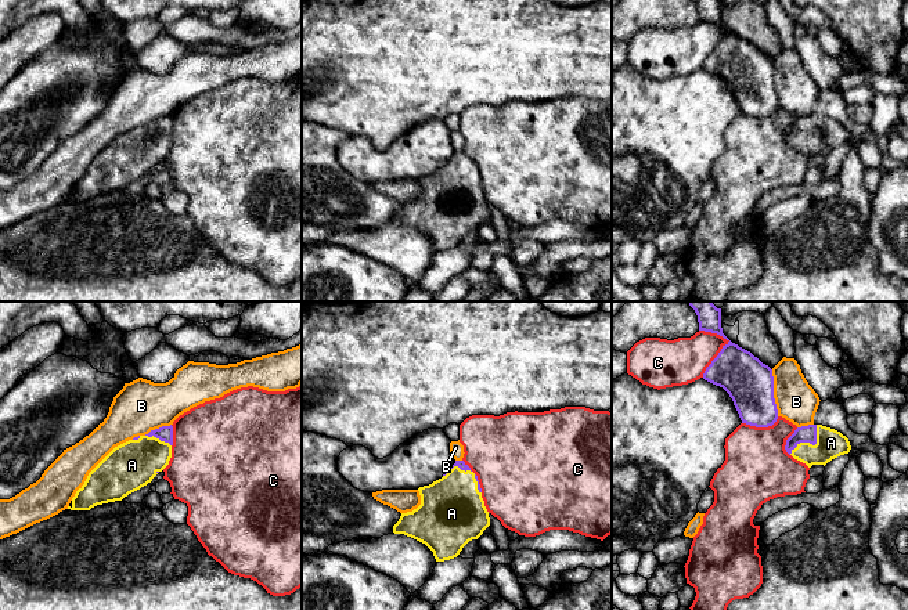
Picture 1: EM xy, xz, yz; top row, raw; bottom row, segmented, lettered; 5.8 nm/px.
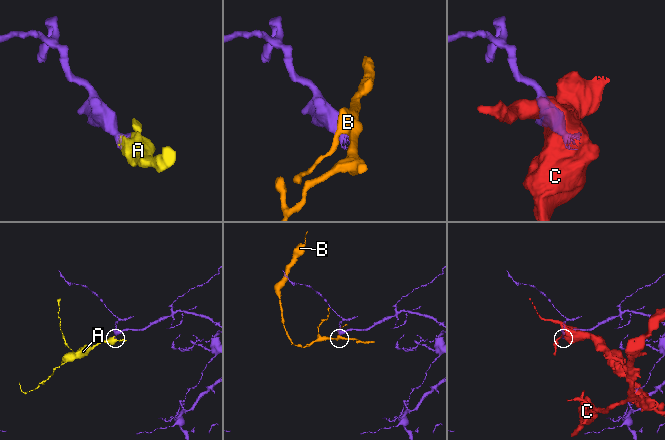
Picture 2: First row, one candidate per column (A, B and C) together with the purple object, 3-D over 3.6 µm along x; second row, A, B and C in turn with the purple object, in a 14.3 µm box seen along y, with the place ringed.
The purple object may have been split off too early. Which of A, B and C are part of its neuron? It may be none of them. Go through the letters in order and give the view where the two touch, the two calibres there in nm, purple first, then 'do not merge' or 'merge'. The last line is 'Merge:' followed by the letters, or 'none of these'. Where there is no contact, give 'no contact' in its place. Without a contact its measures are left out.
A: contact in yz; calibres 100 and 160 nm; merge
B: contact in yz; calibres 280 and 240 nm; do not merge
C: contact in yz; calibres 280 and 260 nm; do not merge
Merge: A

